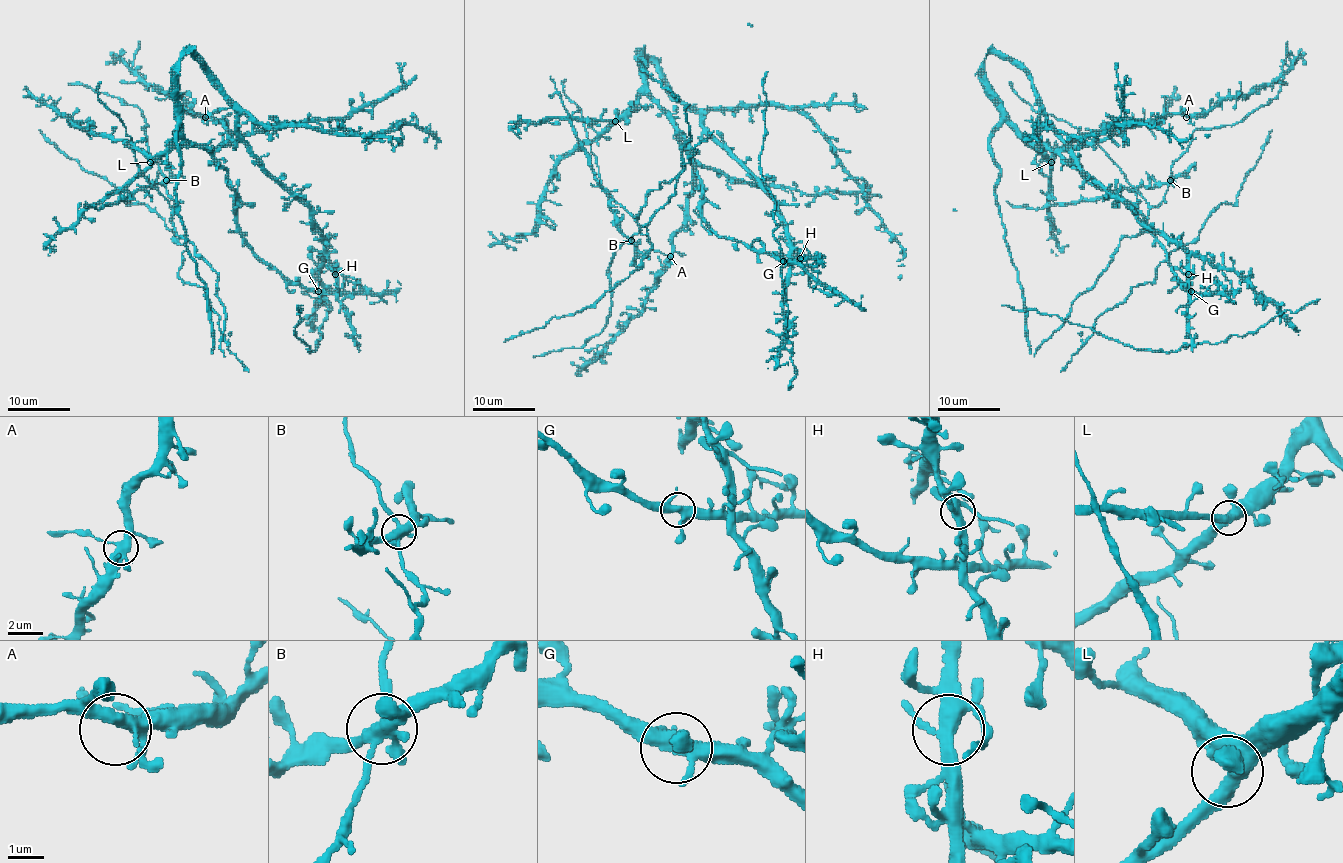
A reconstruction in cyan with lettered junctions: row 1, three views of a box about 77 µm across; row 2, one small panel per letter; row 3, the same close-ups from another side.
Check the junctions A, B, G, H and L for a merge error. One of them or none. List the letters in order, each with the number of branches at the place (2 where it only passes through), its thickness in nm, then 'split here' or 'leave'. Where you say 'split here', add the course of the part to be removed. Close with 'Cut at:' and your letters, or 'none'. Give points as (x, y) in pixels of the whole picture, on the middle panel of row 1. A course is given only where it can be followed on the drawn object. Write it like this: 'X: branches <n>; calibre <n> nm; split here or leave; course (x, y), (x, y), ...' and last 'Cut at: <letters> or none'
A: branches 5; calibre 400 nm; leave
B: branches 5; calibre 380 nm; split here; course (631, 241), (620, 228), (609, 194), (598, 183), (591, 155), (574, 133), (550, 76)
G: branches 5; calibre 400 nm; leave
H: branches 5; calibre 380 nm; leave
L: branches 4; calibre 360 nm; leave
Cut at: B

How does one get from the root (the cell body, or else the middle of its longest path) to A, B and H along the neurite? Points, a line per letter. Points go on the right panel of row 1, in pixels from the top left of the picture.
A: (1032, 145), (1081, 148), (1090, 142), (1105, 140), (1129, 123), (1158, 122), (1168, 114), (1183, 114), (1186, 117)
B: (1032, 145), (1050, 165), (1048, 201), (1051, 204), (1096, 200), (1113, 195), (1119, 189), (1160, 187), (1171, 181)
H: (1032, 145), (1048, 145), (1090, 182), (1124, 198), (1143, 217), (1174, 274), (1192, 291), (1188, 274)

